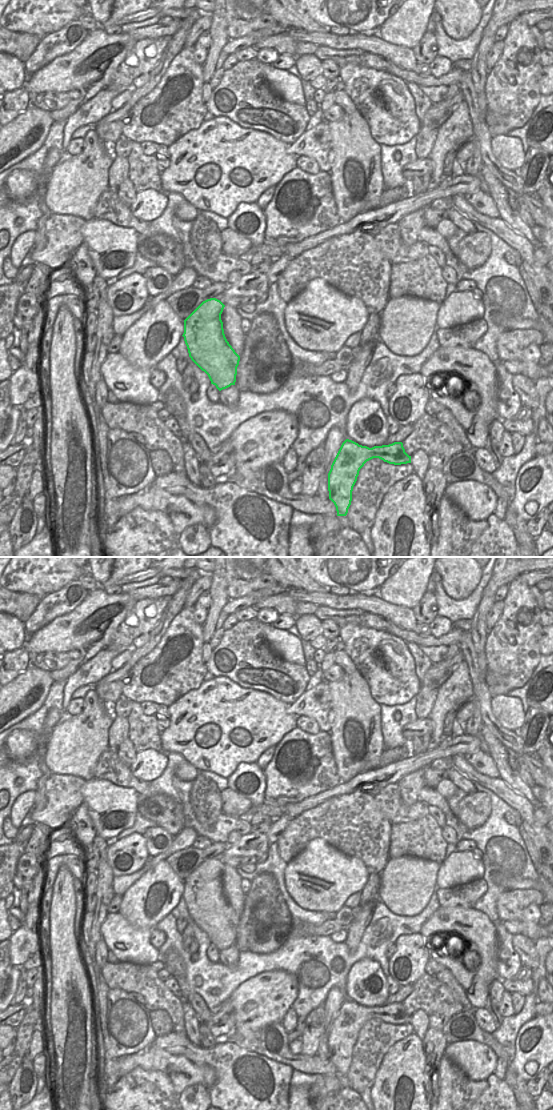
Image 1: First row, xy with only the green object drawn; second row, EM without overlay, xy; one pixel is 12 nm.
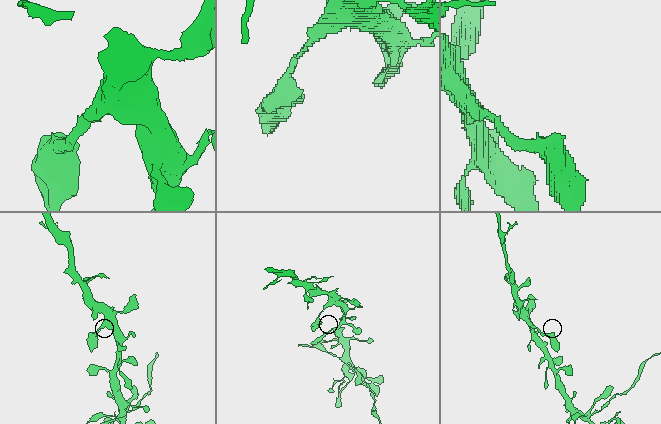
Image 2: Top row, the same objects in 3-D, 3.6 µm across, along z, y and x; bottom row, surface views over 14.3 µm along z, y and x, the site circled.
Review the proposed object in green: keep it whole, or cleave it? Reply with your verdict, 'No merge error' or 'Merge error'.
No merge error.

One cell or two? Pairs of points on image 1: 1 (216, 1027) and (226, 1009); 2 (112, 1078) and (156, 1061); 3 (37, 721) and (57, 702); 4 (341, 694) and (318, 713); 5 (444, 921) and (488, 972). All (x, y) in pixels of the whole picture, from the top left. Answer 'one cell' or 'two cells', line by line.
1: one cell
2: one cell
3: one cell
4: two cells
5: one cell

